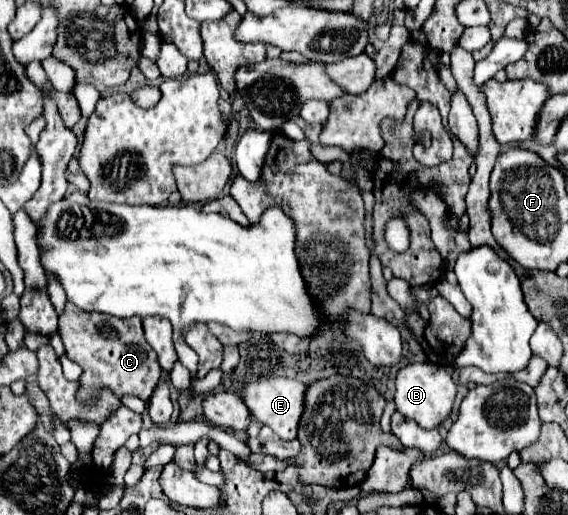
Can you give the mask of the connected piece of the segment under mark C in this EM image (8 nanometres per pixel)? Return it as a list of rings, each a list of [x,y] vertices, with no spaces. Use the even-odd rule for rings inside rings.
[[[67,303],[63,317],[59,317],[59,335],[63,339],[67,357],[75,361],[81,369],[81,391],[79,399],[85,403],[95,399],[99,389],[111,389],[117,397],[129,393],[147,401],[159,383],[161,369],[151,345],[143,337],[143,327],[139,317],[117,319],[103,313],[83,313],[75,305]]]

